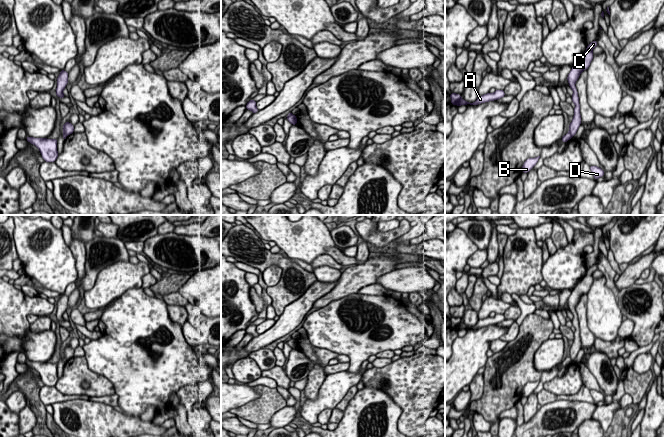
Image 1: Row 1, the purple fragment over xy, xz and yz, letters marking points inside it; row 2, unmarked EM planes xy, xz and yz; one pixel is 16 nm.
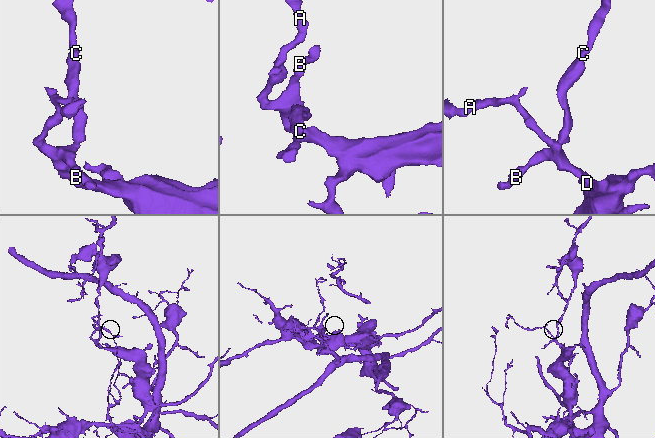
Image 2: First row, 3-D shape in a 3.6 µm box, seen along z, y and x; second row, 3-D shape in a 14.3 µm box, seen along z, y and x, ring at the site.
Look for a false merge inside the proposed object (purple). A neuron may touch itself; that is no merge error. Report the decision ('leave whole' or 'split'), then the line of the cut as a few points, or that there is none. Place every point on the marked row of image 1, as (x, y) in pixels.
split; cut yz (568, 132), (571, 136)

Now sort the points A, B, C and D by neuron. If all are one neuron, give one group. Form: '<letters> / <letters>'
A B D / C

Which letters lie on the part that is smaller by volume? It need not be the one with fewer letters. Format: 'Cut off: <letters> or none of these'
Cut off: C

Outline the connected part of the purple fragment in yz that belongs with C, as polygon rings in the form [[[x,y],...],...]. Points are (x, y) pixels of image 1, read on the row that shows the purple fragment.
[[[594,40],[592,43],[589,43],[587,45],[585,53],[581,57],[579,57],[567,77],[569,87],[573,90],[573,95],[571,96],[572,102],[575,104],[573,120],[569,124],[569,133],[571,134],[571,136],[574,136],[576,134],[579,126],[581,125],[580,104],[575,83],[578,80],[581,72],[587,70],[590,66],[590,63],[594,56],[592,50],[596,46],[598,46],[597,40]]]

